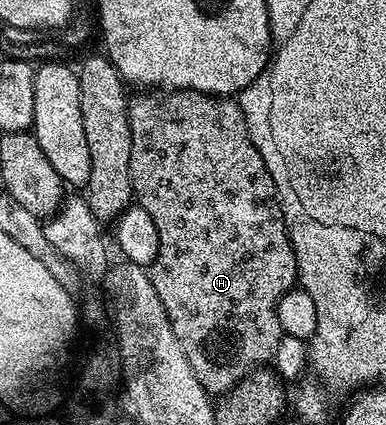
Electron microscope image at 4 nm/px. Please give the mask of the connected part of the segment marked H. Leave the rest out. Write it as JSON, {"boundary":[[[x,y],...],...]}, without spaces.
{"boundary":[[[175,89],[167,93],[136,93],[136,96],[131,96],[128,105],[128,117],[133,137],[129,153],[132,194],[138,206],[150,213],[154,229],[158,229],[158,257],[150,268],[154,293],[158,293],[158,301],[162,301],[162,309],[166,309],[166,317],[174,329],[174,337],[178,337],[178,345],[182,345],[182,353],[186,353],[186,361],[190,361],[194,377],[198,377],[209,396],[219,397],[236,386],[248,372],[257,370],[261,365],[267,364],[264,363],[267,359],[269,362],[275,356],[282,338],[282,328],[276,316],[276,303],[285,291],[293,290],[298,283],[296,258],[288,236],[288,227],[284,223],[284,214],[280,212],[280,201],[276,198],[276,186],[272,183],[258,149],[252,143],[244,114],[235,98]]]}

